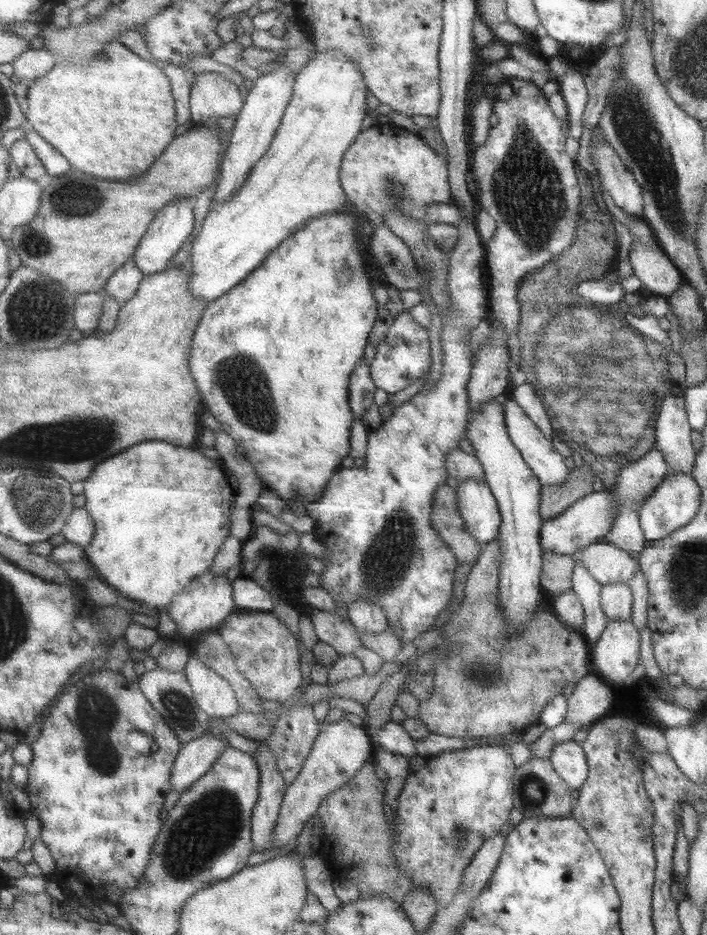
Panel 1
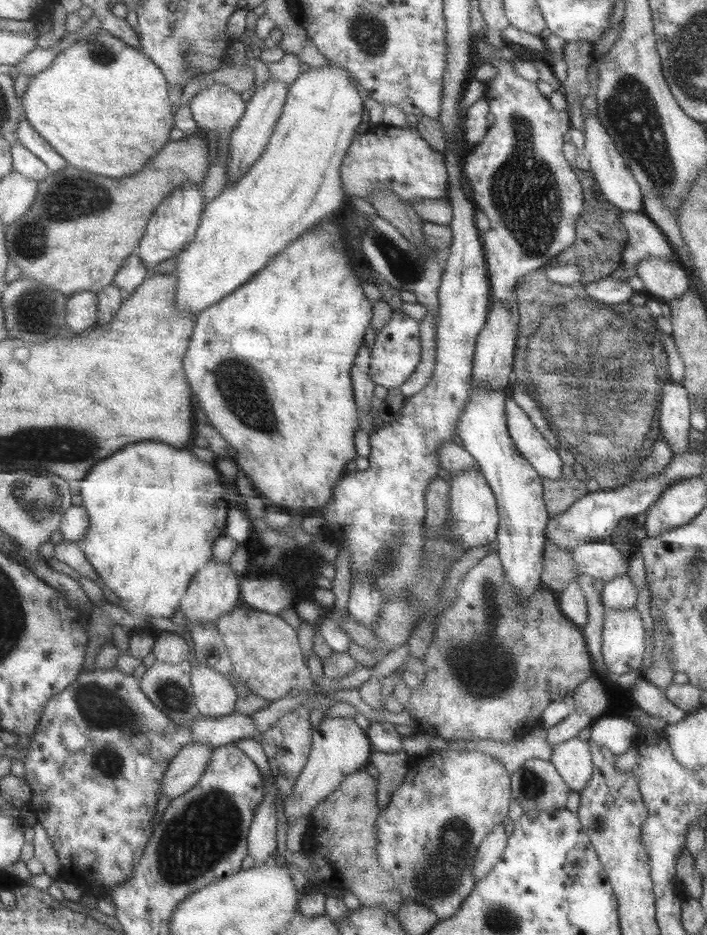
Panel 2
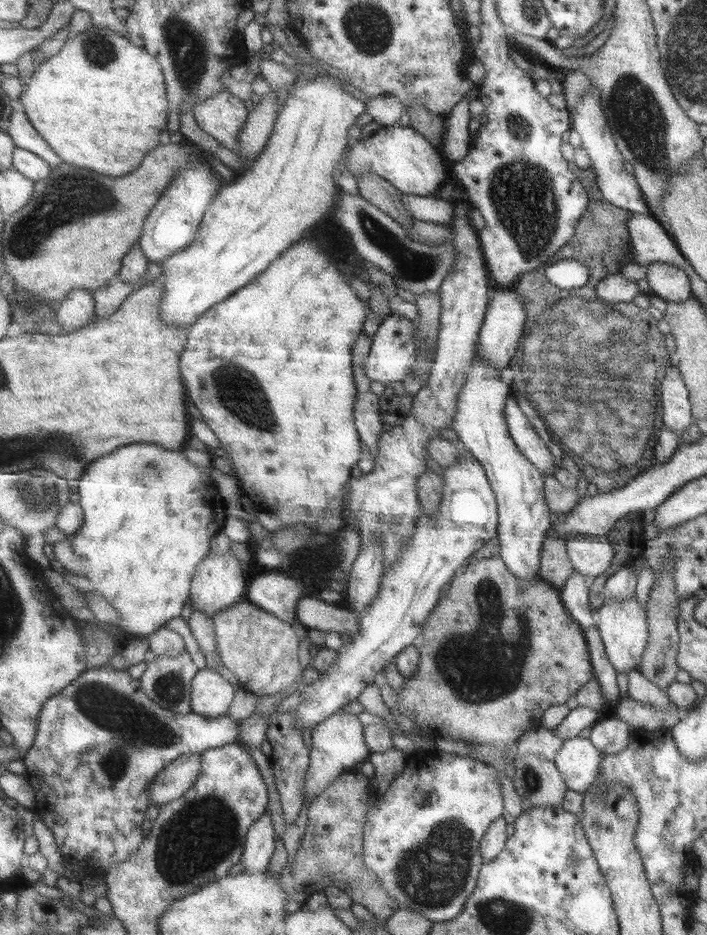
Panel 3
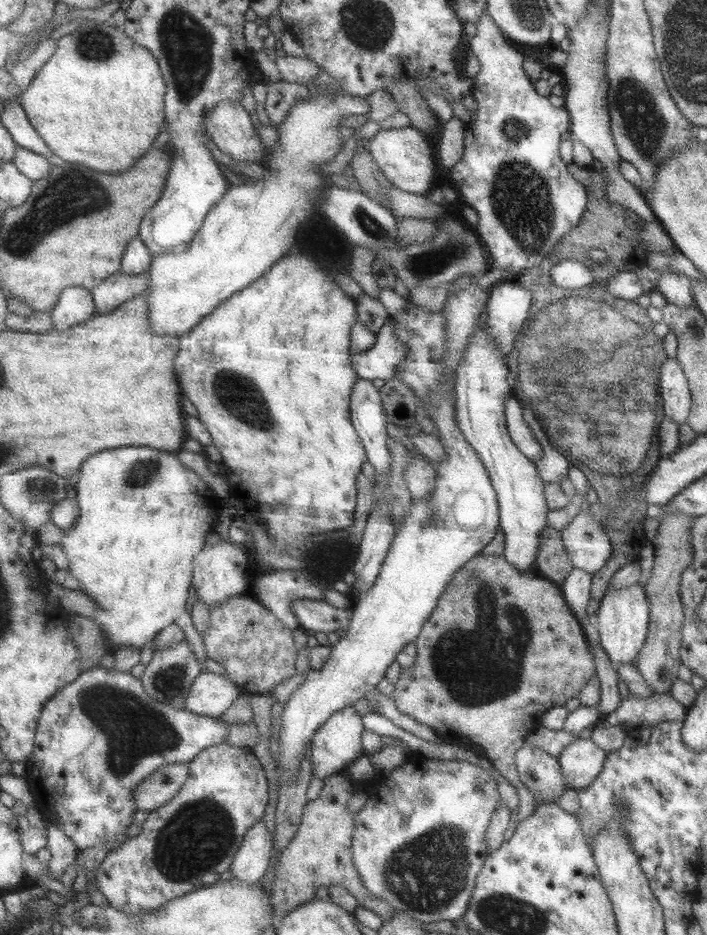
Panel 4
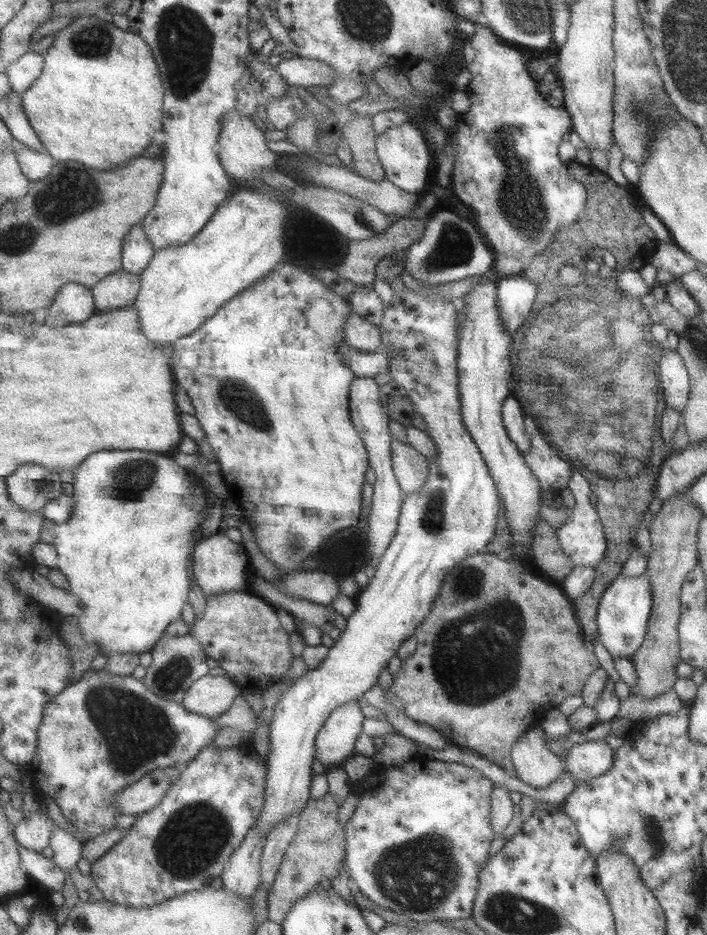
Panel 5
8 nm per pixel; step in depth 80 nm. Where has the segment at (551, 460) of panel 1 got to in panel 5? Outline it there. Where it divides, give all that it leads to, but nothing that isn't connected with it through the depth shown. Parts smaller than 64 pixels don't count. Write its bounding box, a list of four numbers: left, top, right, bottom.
[502,395,532,452]

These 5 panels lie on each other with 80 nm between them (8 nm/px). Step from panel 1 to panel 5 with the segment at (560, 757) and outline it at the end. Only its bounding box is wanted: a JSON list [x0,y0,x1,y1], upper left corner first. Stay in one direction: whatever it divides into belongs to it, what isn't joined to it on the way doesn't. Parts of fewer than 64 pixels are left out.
[565,739,615,784]

